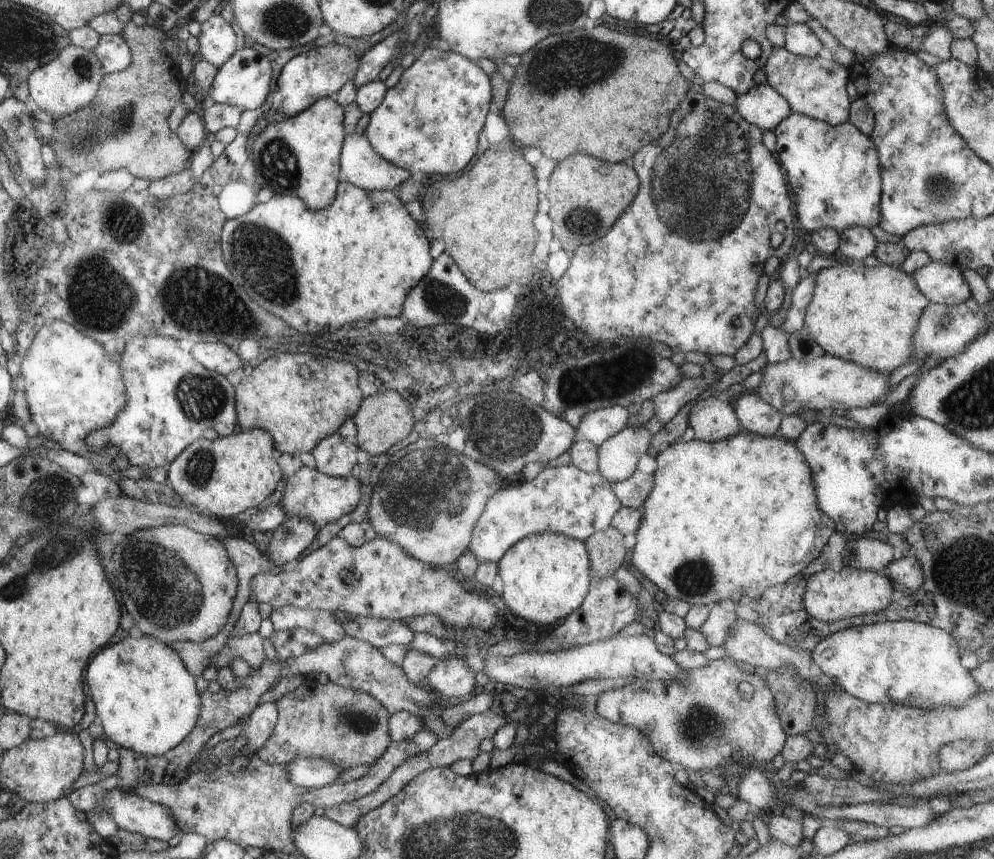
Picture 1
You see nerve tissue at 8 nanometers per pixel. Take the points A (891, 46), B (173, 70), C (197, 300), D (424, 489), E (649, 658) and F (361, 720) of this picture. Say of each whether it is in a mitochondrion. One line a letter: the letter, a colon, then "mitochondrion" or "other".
A: other
B: other
C: mitochondrion
D: mitochondrion
E: other
F: mitochondrion

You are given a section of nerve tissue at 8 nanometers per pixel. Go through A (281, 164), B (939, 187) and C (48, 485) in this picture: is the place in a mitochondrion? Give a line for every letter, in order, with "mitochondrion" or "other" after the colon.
A: mitochondrion
B: mitochondrion
C: mitochondrion

